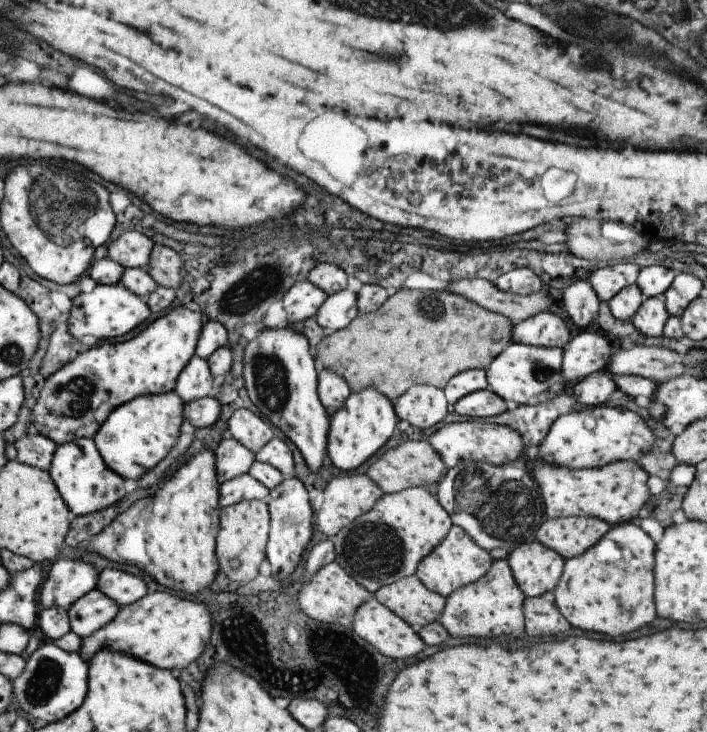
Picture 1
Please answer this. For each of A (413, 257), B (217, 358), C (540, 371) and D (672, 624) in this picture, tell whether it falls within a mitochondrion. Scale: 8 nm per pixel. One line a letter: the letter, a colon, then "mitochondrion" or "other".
A: other
B: other
C: mitochondrion
D: other

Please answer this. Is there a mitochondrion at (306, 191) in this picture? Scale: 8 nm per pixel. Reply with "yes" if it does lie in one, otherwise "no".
no

